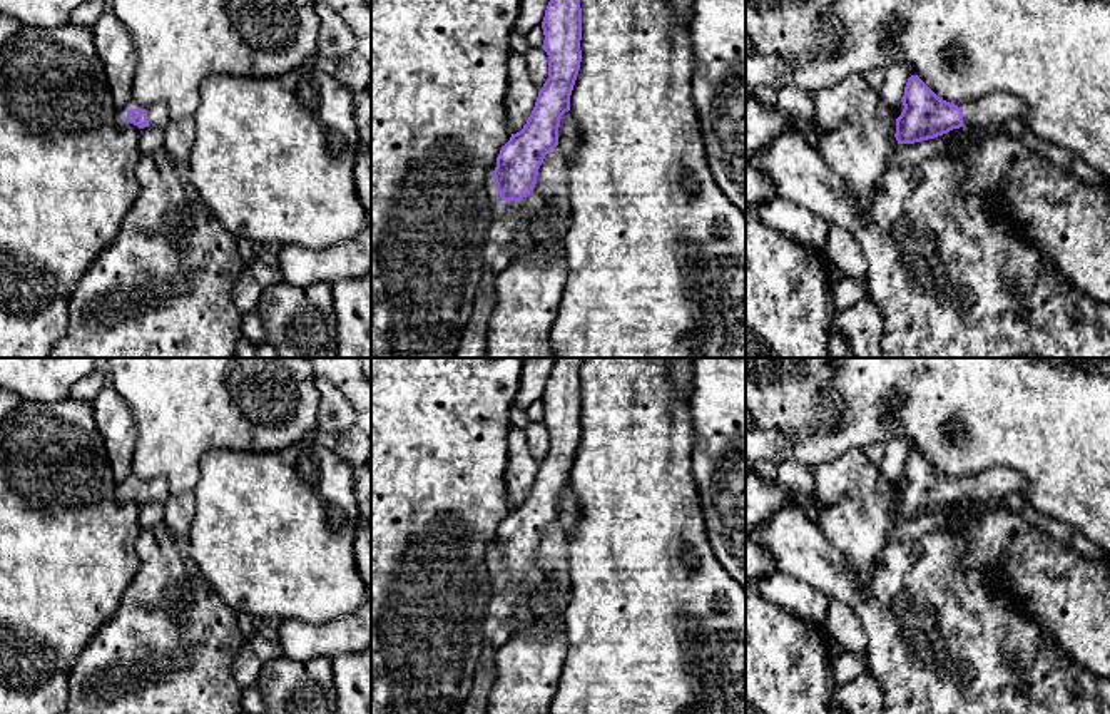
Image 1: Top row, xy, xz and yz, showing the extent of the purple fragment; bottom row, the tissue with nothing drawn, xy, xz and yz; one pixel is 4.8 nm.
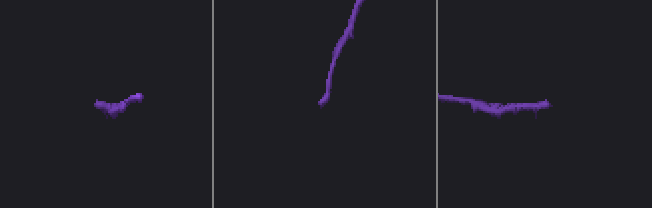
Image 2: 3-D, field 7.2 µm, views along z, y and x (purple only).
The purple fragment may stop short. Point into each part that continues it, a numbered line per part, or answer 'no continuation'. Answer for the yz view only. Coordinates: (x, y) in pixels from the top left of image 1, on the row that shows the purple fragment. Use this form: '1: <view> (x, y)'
1: yz (993, 109)

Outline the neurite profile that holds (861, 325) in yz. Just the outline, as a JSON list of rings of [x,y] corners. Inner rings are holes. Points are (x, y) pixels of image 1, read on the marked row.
[[[871,298],[836,311],[831,334],[841,334],[856,358],[883,358],[884,318]]]

